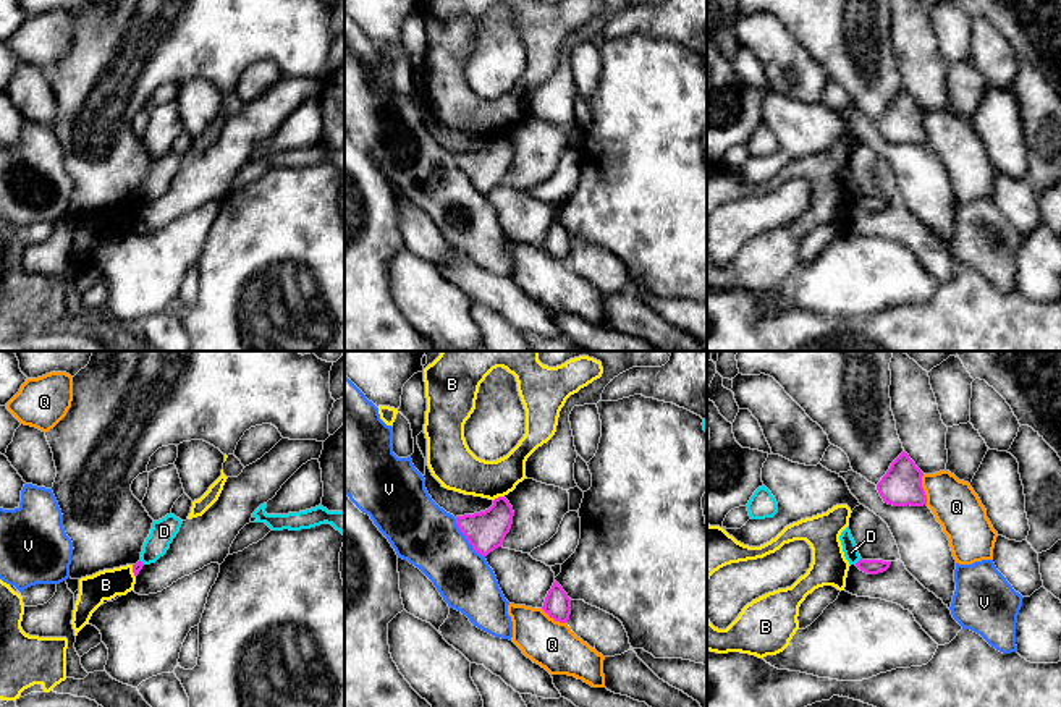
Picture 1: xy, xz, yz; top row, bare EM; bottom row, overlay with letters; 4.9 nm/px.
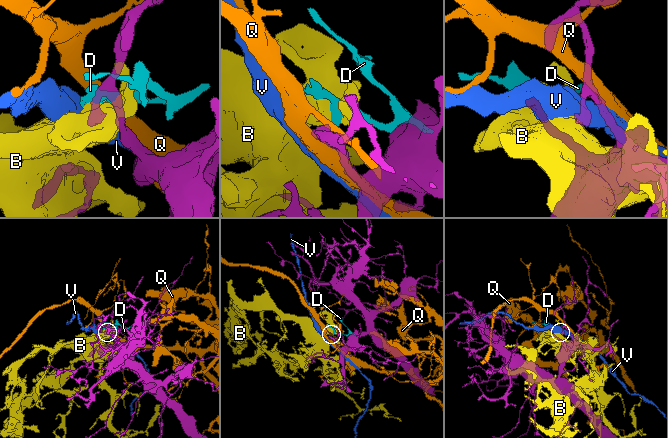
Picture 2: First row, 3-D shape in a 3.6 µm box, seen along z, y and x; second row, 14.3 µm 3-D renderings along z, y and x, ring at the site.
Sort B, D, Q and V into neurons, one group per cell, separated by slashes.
B / D / Q / V

